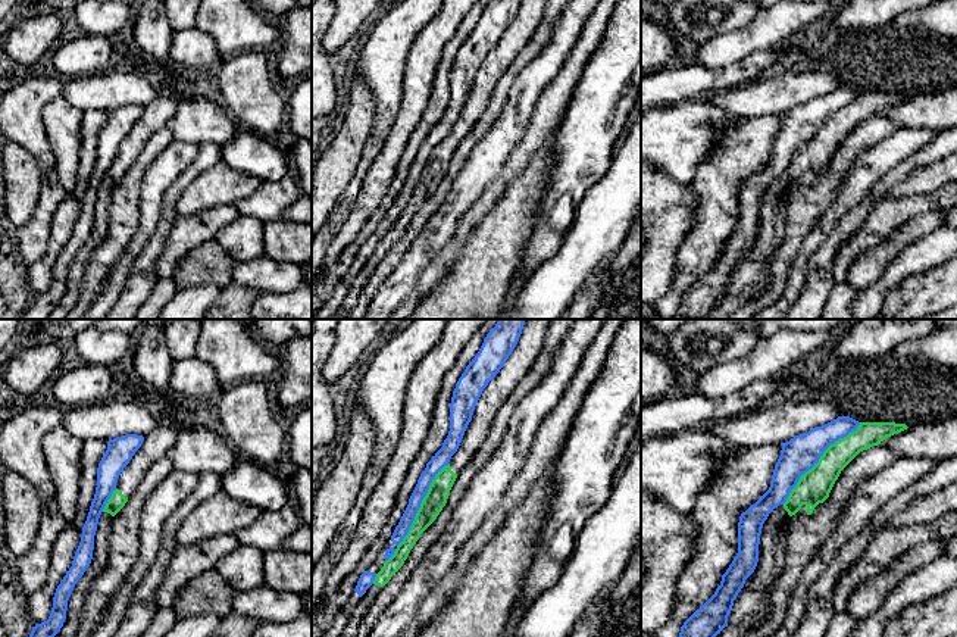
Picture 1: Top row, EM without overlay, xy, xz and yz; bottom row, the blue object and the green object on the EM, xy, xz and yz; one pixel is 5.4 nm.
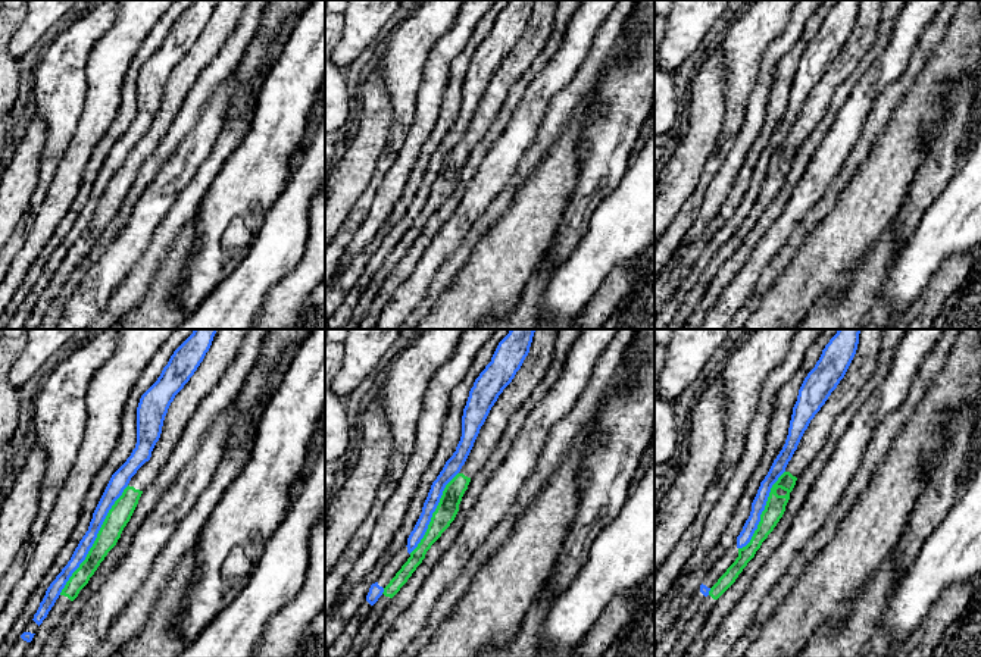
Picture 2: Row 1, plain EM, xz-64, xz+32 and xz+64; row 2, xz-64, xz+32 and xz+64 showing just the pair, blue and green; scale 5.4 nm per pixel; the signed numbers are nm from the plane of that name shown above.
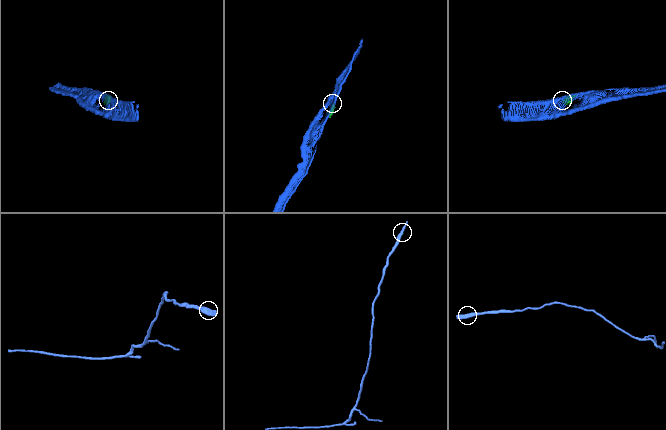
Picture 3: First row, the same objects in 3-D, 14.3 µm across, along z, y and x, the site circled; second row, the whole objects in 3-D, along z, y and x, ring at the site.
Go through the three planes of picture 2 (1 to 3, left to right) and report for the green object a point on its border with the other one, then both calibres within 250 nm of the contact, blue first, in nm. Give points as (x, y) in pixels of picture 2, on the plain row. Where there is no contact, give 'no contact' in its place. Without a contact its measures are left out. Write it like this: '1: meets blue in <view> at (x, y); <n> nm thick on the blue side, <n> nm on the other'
1: meets blue in xz-64 at (94, 210); 80 nm thick on the blue side, 120 nm on the other
2: meets blue in xz+32 at (433, 182); 80 nm thick on the blue side, 120 nm on the other
3: meets blue in xz+64 at (762, 181); 80 nm thick on the blue side, 110 nm on the other

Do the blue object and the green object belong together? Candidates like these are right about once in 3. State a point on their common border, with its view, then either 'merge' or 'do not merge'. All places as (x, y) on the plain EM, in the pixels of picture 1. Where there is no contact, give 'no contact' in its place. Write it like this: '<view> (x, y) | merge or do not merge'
yz (819, 128) | do not merge

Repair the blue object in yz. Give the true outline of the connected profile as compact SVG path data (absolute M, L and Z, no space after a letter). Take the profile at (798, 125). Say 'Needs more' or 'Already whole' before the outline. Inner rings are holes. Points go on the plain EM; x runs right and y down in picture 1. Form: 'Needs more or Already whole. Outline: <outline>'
Already whole. Outline: M838 87L782 113L769 160L739 187L736 227L722 246L714 265L684 293L672 319L706 319L728 297L734 271L757 237L760 204L769 184L786 172L801 146L819 132L831 115L856 102L859 96L850 87Z

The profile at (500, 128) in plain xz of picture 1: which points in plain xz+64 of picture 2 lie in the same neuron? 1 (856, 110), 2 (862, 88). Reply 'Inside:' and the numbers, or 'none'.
Inside: 1, 2

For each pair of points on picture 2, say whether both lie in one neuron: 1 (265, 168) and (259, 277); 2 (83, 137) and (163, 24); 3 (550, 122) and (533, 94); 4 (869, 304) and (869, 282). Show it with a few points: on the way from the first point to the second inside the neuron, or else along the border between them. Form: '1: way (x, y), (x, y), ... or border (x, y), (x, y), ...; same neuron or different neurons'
1: border (280, 194), (255, 234); different neurons
2: border (138, 49), (128, 66), (121, 105), (115, 113); different neurons
3: border (566, 85), (552, 97), (531, 144); different neurons
4: way (869, 299), (869, 288); same neuron

